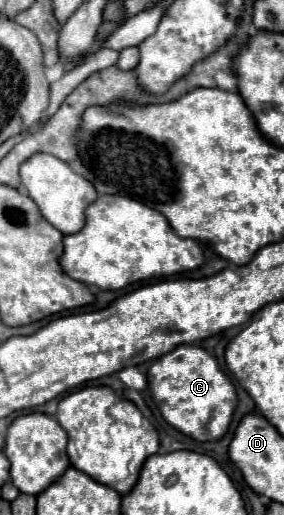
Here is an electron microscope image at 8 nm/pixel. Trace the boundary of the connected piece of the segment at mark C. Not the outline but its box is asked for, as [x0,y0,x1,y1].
[146,344,236,442]

